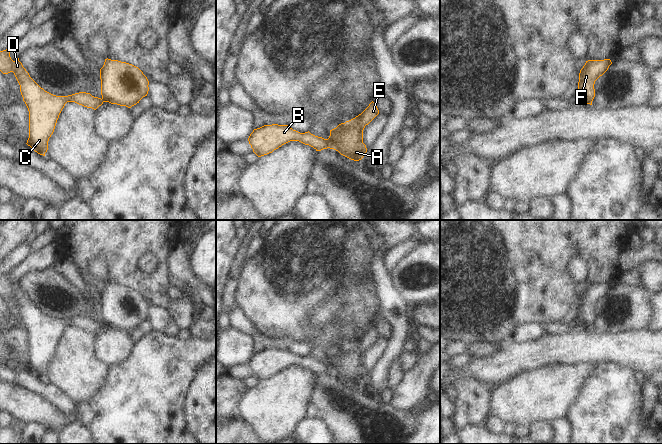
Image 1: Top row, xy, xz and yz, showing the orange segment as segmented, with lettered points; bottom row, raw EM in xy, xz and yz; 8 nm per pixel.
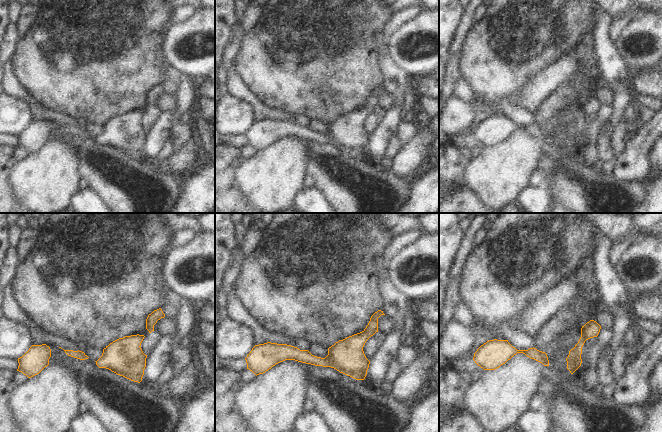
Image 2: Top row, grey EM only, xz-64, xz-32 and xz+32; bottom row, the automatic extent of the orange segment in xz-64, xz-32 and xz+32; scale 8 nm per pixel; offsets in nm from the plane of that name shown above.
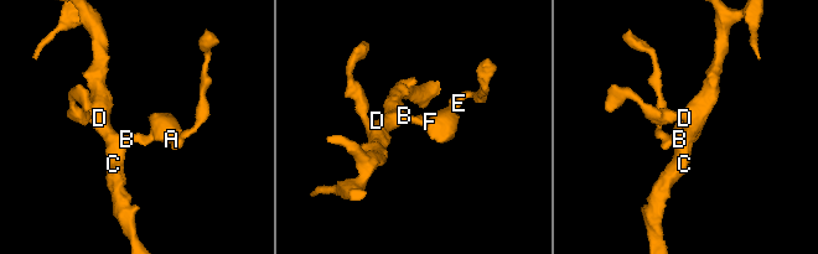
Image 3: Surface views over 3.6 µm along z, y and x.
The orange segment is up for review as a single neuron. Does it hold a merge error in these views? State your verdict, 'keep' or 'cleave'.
keep

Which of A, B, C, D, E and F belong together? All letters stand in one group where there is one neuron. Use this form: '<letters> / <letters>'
A B C D E F

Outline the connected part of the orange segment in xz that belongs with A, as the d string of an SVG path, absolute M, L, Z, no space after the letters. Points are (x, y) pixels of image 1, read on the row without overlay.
M372 325L361 338L330 354L328 363L315 360L309 355L300 357L288 349L272 348L254 353L248 365L258 381L272 377L290 365L299 365L316 375L330 372L351 384L359 385L367 376L363 367L363 354L378 338L379 334Z

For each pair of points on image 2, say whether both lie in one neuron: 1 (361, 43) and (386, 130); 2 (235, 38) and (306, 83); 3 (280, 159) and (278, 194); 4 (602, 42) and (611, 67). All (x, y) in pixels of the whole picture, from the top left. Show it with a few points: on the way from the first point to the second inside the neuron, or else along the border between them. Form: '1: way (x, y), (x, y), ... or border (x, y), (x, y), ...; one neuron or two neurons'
1: border (378, 62), (382, 74), (380, 85); two neurons
2: border (245, 33), (233, 63); two neurons
3: way (280, 168), (278, 171), (278, 185); one neuron
4: way (603, 48), (607, 53), (609, 61); one neuron

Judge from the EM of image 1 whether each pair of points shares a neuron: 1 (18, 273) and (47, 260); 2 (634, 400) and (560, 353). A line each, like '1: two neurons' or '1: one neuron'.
1: one neuron
2: two neurons

